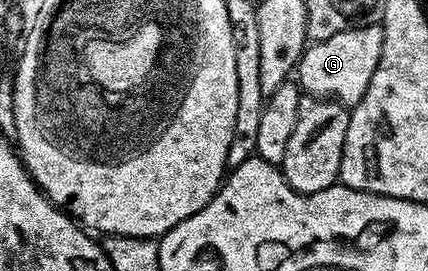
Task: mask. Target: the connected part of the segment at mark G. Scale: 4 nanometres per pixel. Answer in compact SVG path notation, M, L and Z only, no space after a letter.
M378 25L376 27L352 27L350 31L335 33L335 37L310 42L299 64L299 72L301 71L299 86L302 92L309 97L332 97L338 103L356 105L365 96L371 77L379 65L384 40L384 26Z

